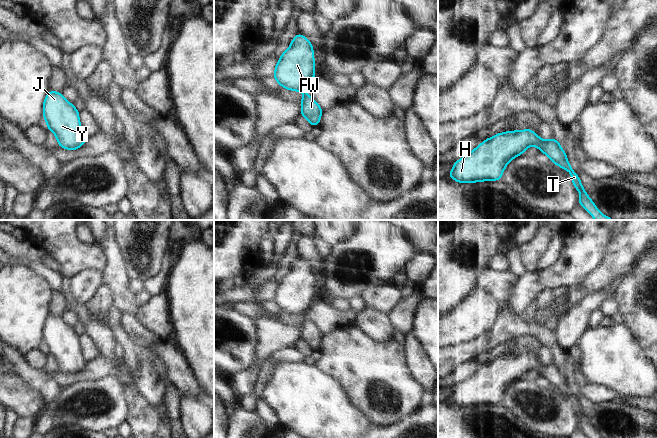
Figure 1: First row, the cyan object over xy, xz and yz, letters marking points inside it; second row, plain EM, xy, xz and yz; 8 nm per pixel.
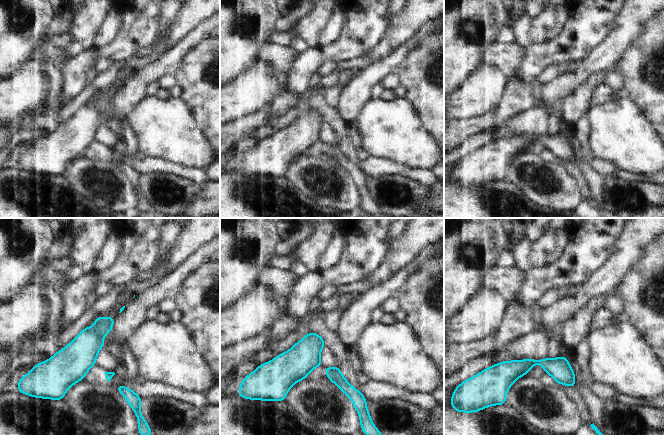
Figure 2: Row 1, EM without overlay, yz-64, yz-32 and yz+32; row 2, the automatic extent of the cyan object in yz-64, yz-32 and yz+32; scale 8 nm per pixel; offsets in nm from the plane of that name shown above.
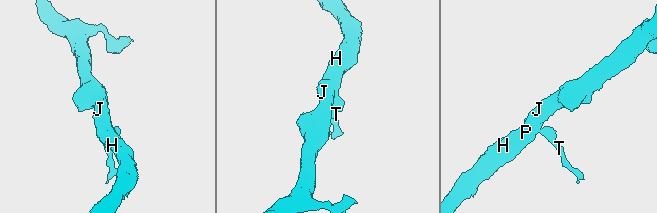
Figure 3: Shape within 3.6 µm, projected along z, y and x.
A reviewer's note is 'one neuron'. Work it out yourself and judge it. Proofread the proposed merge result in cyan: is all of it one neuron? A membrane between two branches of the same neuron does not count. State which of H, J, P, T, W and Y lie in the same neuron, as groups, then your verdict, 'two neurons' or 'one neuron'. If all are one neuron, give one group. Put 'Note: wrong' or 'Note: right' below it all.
H J P T W Y | one neuron
Note: right

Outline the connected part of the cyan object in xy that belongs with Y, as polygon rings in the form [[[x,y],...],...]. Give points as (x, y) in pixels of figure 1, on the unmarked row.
[[[61,316],[47,317],[43,327],[43,342],[47,345],[47,353],[55,358],[59,371],[75,374],[86,366],[79,336],[63,322]]]

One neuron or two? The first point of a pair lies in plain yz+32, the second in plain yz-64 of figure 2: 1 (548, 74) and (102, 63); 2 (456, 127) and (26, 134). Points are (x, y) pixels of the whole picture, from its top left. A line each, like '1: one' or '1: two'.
1: one
2: two

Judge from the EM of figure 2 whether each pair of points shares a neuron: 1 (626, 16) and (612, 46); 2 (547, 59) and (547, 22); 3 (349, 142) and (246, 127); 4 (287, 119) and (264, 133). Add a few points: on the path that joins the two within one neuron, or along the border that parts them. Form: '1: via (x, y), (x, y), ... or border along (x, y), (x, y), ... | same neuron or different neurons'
1: via (626, 23), (626, 28), (619, 39) | same neuron
2: border along (545, 40), (531, 44) | different neurons
3: via (330, 114), (301, 102), (274, 110) | same neuron
4: via (281, 124), (277, 128), (270, 130) | same neuron

